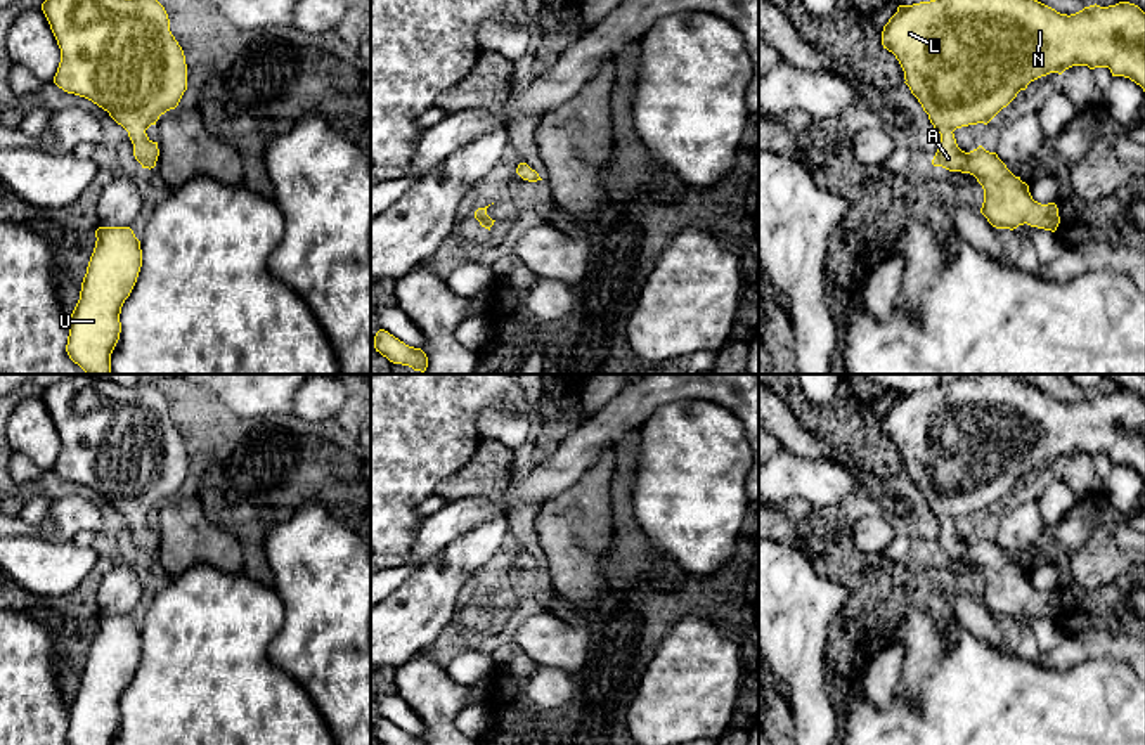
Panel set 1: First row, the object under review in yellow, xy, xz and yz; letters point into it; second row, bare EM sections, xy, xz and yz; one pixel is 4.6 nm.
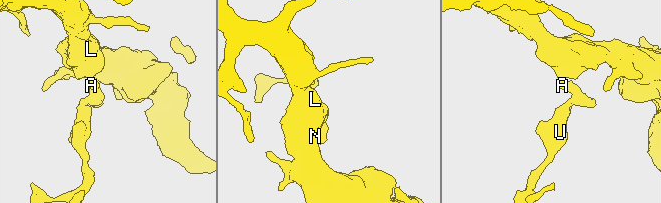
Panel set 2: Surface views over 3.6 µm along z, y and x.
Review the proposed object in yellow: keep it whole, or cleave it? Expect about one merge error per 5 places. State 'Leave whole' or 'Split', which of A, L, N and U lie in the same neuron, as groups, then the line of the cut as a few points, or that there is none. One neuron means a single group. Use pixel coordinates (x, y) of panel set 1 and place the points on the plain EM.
Leave whole. Groups: A L N U. No split

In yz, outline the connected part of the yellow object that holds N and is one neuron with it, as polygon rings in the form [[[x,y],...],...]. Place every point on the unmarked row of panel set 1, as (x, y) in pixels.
[[[961,374],[930,390],[899,393],[883,414],[882,433],[896,444],[904,471],[941,522],[932,553],[974,563],[984,577],[980,601],[996,617],[1013,619],[1027,612],[1055,620],[1058,596],[1034,589],[1029,573],[996,541],[982,534],[961,539],[953,522],[956,516],[987,513],[1031,470],[1050,461],[1062,463],[1072,454],[1109,456],[1112,464],[1129,466],[1145,480],[1145,400],[1129,390],[1109,395],[1095,392],[1067,404],[1019,374]]]

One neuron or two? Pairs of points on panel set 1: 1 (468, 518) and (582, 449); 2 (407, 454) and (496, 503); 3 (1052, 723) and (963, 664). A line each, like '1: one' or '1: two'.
1: one
2: two
3: one

